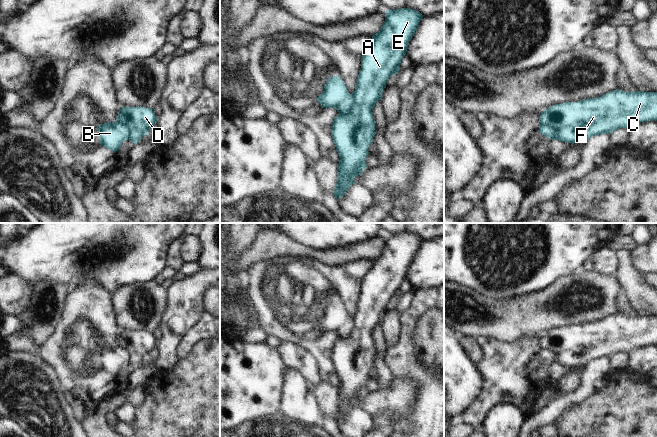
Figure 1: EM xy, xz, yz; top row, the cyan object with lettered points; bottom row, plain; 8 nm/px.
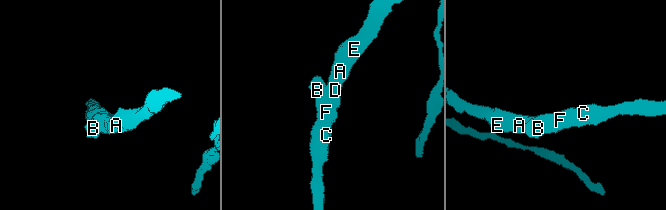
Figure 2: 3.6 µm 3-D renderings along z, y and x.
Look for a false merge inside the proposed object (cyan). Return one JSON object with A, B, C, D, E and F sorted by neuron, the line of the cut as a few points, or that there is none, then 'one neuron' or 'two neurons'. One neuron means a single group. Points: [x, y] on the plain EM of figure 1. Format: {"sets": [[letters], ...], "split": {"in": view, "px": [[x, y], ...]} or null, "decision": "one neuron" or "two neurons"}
{"sets": [["A", "C", "D", "E", "F"], ["B"]], "split": {"in": "yz", "px": [[539, 353], [544, 355], [547, 352], [551, 352], [555, 360]]}, "decision": "two neurons"}

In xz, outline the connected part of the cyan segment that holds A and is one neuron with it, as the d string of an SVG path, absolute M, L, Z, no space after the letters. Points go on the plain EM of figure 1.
M409 232L386 234L381 254L372 260L370 269L361 281L361 293L355 315L351 318L351 331L346 337L339 337L334 341L331 353L331 360L341 383L337 388L337 407L333 415L336 423L342 421L349 411L355 408L355 401L361 399L367 392L365 384L375 359L372 334L381 323L389 301L398 298L401 283L406 279L409 265L414 260L422 241L420 236Z

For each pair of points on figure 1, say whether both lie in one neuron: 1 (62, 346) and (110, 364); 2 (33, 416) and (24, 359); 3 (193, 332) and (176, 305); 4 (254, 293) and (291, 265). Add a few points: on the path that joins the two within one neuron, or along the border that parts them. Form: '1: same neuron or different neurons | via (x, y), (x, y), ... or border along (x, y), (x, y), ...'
1: same neuron | via (74, 346), (92, 346), (98, 352)
2: same neuron | via (33, 402), (33, 397), (24, 388), (24, 373)
3: different neurons | border along (201, 306), (197, 308), (198, 319), (177, 347)
4: same neuron | via (264, 290), (281, 272)

